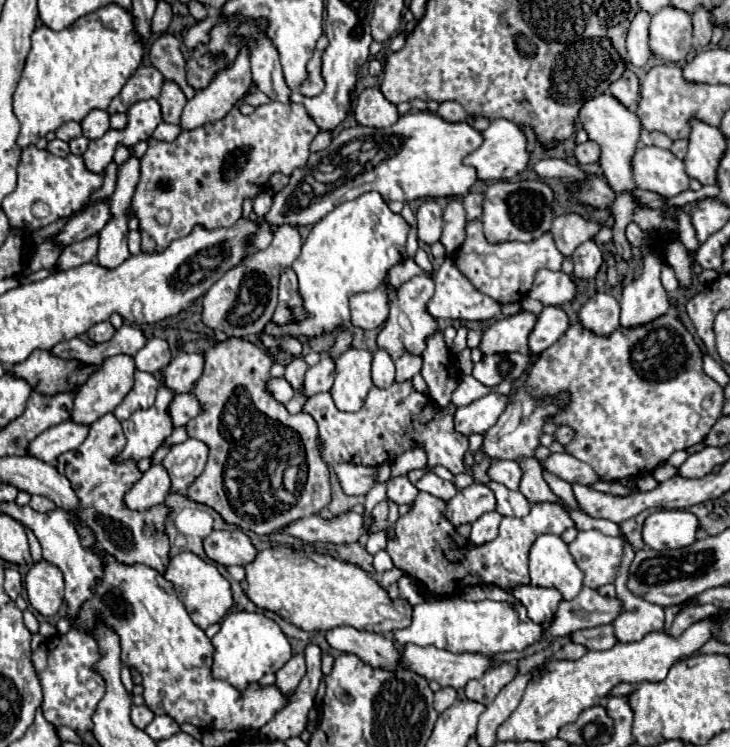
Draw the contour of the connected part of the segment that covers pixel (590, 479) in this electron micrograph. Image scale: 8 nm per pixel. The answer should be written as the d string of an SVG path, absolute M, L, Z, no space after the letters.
M567 452L565 454L551 454L545 460L543 466L545 466L545 470L553 472L555 476L559 476L559 478L563 478L567 482L573 482L573 480L577 480L579 484L599 482L599 476L595 474L595 470L589 464L577 460L575 456L567 454Z

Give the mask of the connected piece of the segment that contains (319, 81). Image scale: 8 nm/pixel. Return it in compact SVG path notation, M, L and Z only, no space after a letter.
M315 50L313 58L311 58L311 62L309 62L309 66L307 66L307 70L309 70L309 76L307 76L307 80L301 84L299 92L301 92L303 96L317 96L317 94L321 94L323 88L325 88L325 82L323 82L323 76L321 76L321 52L319 52L319 50Z

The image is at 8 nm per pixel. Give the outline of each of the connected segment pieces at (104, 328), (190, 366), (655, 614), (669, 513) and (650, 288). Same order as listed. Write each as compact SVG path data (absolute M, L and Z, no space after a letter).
M99 322L99 324L93 324L93 328L89 328L89 332L87 332L89 340L93 340L93 342L97 342L97 344L99 344L99 342L111 340L113 334L115 334L115 328L111 326L111 322Z
M177 352L161 372L163 384L175 394L191 392L193 384L197 382L197 376L201 376L201 364L201 354Z
M625 542L625 556L621 560L621 570L615 580L617 598L625 604L625 612L613 622L615 636L619 638L619 642L637 642L649 632L663 630L663 620L665 620L665 612L661 606L645 602L627 590L625 586L627 572L633 556L635 556L633 548L629 546L629 542Z
M657 510L643 522L643 540L653 550L689 546L697 540L695 534L697 534L697 518L687 510Z
M643 258L643 274L623 288L621 298L621 326L637 328L653 322L655 318L669 312L671 304L667 292L659 280L661 260Z

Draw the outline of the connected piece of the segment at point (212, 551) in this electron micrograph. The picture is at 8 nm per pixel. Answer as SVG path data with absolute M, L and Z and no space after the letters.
M213 530L205 536L203 550L221 566L245 566L257 554L255 546L241 530Z

